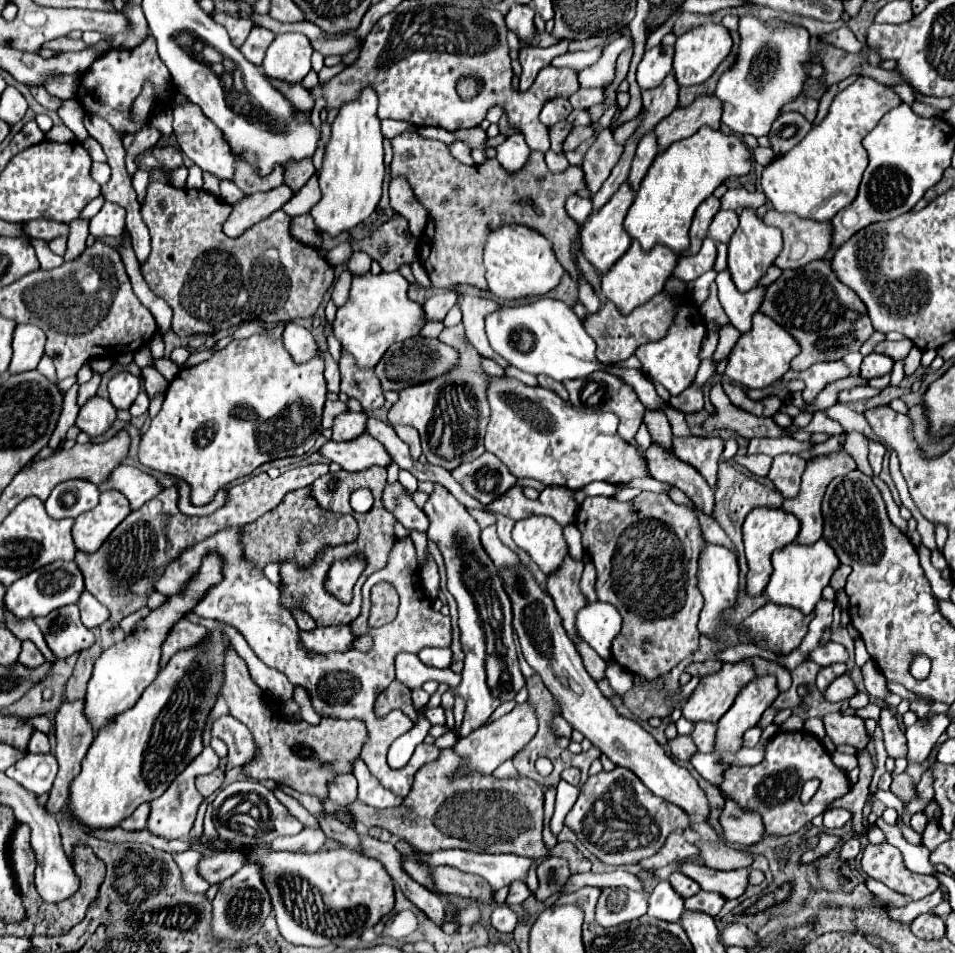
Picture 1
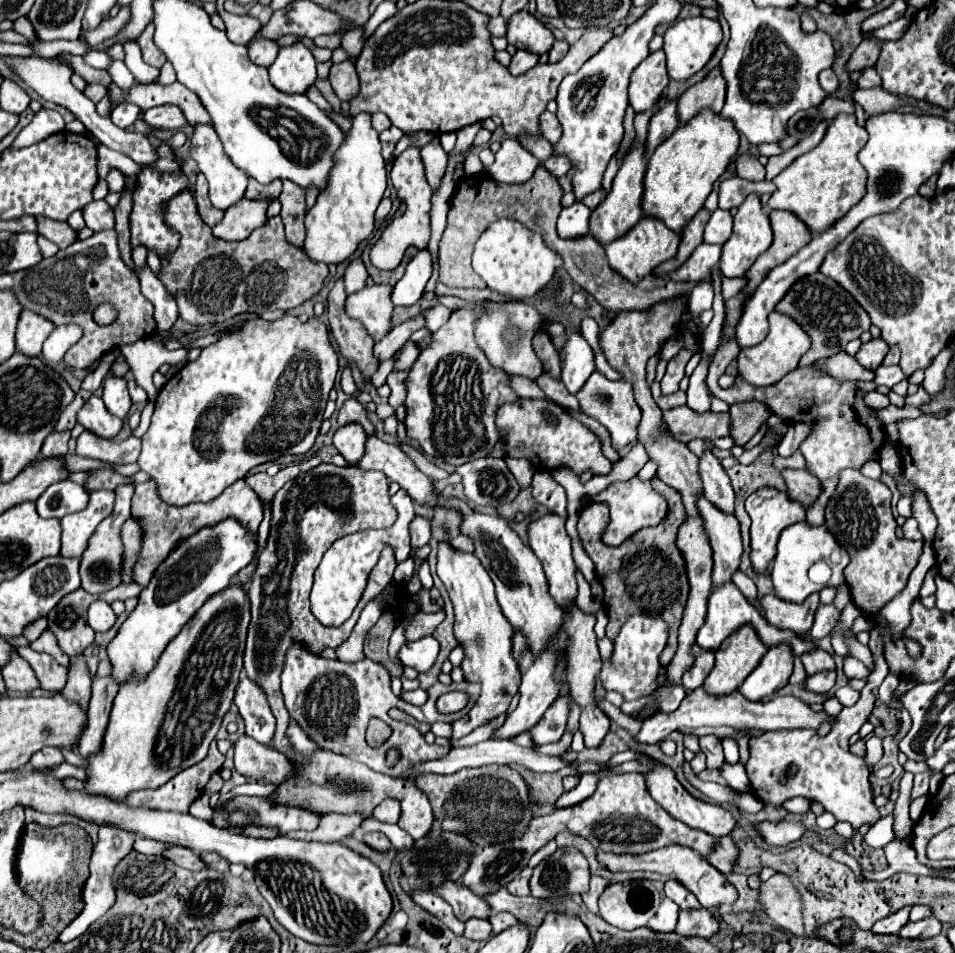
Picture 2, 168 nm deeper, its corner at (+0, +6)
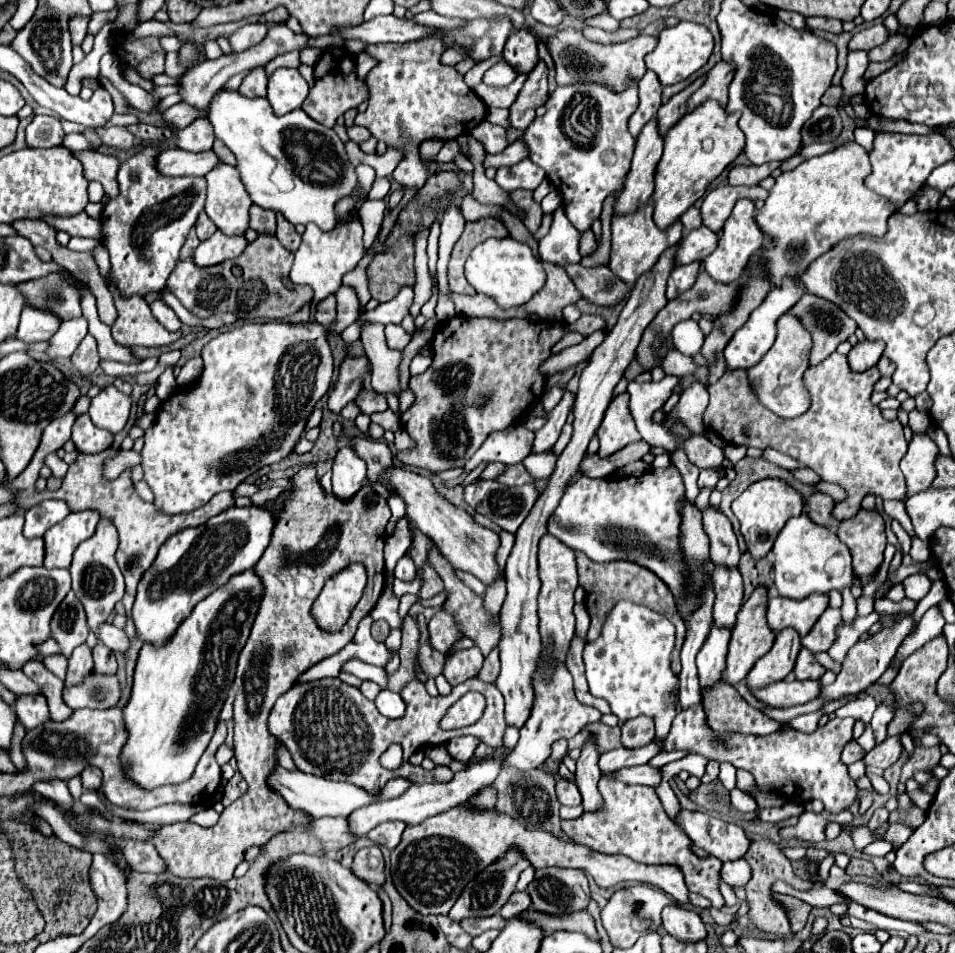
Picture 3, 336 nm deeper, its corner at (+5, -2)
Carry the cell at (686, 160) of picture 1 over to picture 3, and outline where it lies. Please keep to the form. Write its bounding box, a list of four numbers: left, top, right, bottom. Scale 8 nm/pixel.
[654,100,744,230]

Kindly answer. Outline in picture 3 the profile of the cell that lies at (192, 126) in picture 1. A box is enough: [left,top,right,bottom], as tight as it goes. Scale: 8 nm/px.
[204,162,252,236]

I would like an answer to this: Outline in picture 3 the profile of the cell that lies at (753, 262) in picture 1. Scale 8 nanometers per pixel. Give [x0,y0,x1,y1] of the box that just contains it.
[704,198,764,284]

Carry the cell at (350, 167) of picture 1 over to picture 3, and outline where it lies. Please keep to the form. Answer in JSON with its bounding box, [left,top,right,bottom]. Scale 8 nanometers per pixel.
[290,166,376,300]

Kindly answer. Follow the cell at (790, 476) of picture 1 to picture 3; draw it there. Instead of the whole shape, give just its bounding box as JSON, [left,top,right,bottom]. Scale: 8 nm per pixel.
[806,492,838,526]

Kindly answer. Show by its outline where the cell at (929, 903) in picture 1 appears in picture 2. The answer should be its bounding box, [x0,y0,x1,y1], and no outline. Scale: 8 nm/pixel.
[871,906,911,934]

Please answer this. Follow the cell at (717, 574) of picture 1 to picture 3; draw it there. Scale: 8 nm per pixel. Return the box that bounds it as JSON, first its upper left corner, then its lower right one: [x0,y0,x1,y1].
[696,624,728,688]

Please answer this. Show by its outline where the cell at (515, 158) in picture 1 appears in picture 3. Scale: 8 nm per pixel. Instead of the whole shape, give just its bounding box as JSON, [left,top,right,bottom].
[496,160,544,190]

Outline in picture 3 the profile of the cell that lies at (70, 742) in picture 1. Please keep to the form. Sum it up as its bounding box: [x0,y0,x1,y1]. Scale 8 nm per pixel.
[64,644,92,686]

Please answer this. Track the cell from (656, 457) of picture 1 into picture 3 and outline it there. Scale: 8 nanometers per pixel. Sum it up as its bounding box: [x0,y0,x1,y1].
[712,566,742,628]

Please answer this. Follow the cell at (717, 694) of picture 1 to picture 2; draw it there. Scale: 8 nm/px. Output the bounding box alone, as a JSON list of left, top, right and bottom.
[703,624,767,696]

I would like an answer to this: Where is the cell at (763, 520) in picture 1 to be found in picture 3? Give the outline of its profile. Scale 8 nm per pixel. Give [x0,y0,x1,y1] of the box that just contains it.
[732,478,804,560]

